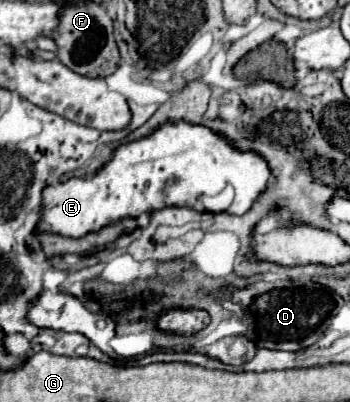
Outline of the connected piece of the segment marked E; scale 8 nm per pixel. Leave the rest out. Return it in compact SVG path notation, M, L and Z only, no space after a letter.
M165 121L151 135L141 137L131 143L123 143L115 149L109 163L105 163L93 177L71 177L57 185L47 185L43 189L43 205L39 211L39 223L49 223L51 233L65 237L85 237L87 233L95 233L115 221L125 217L139 217L141 213L159 211L165 207L191 207L199 209L197 195L215 195L225 185L233 185L235 201L231 205L231 215L245 215L259 195L269 189L271 169L263 155L257 151L239 151L225 135L213 131L211 127L189 123L189 121Z

